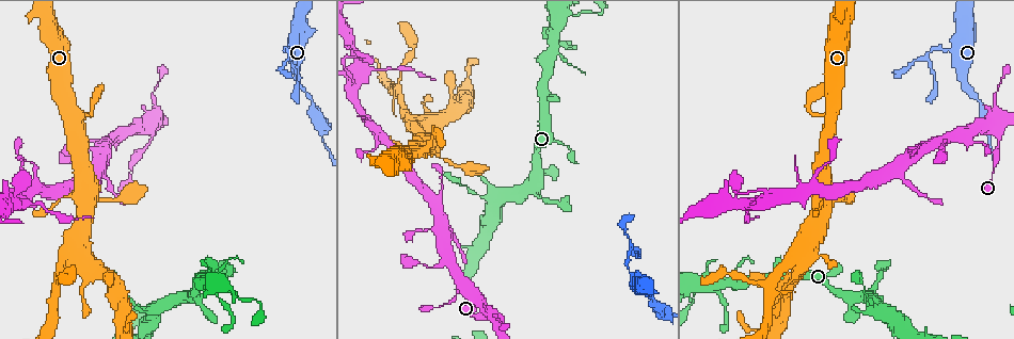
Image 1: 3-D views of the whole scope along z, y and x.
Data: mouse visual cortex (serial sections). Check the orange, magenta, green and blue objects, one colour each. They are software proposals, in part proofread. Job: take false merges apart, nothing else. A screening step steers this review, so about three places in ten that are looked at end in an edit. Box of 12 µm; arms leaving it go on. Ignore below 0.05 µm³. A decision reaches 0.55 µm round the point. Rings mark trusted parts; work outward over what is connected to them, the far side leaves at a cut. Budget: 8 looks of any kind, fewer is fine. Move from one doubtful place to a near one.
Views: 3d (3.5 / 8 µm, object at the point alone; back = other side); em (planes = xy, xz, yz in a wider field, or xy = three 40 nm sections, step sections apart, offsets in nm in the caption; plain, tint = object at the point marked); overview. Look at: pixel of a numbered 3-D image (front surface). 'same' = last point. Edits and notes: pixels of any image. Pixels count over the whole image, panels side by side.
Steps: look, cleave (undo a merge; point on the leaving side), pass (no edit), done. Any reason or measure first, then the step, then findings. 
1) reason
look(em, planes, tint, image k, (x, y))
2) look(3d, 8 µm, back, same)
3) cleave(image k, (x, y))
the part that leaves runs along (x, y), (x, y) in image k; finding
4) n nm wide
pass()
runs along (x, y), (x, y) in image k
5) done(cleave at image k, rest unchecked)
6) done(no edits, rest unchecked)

two arms in line, one across
look(3d, 8 µm, image 1, (937, 141))

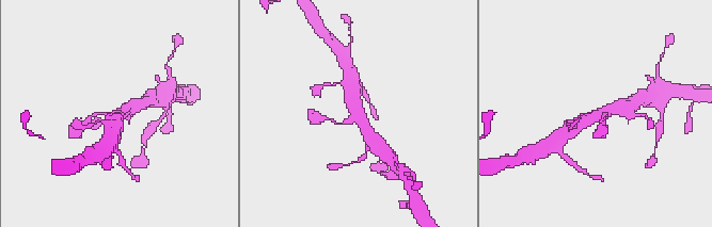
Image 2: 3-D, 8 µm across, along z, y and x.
zoom in
look(3d, 3.5 µm, image 2, (357, 114))

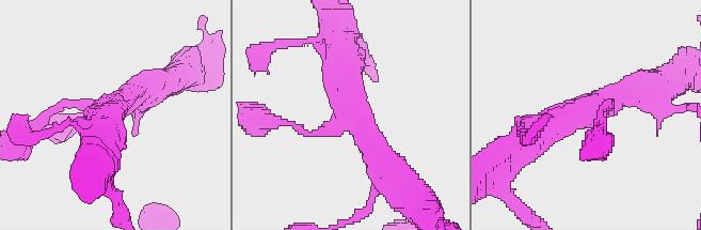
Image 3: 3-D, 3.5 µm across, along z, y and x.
arms of 100, 400, 450 nm
pass()
runs along (643, 89), (564, 114), (531, 138) in image 3; all the same cell

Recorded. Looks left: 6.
look(3d, 3.5 µm, image 1, (287, 56))

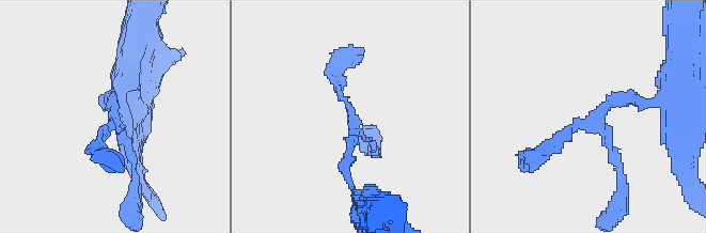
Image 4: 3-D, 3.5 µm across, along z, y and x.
now the EM
look(em, xy, step 3, tint, image 4, (115, 120))

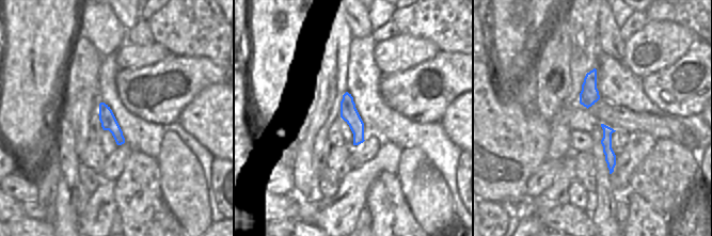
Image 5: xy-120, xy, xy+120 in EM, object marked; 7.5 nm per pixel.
look(em, xy, step 1, tint, same)

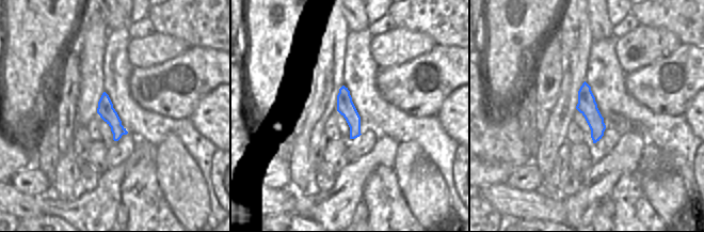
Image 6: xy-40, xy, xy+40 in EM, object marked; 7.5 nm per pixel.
pass()
runs along (655, 101), (617, 97), (549, 150) in image 4; continuous, no second cell

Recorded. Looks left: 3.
a narrow waist
look(3d, 3.5 µm, image 1, (848, 307))

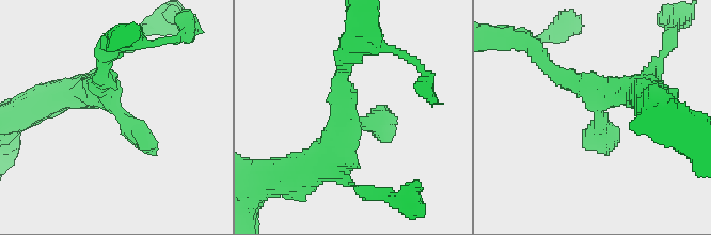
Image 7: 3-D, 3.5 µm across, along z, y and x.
now the EM
look(em, xy, step 5, tint, image 7, (362, 125))

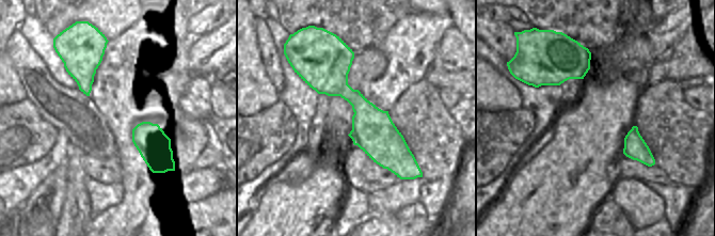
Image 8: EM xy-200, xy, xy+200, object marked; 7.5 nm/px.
pass()
continuous, no second cell

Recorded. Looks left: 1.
done(no edits, rest unchecked)

